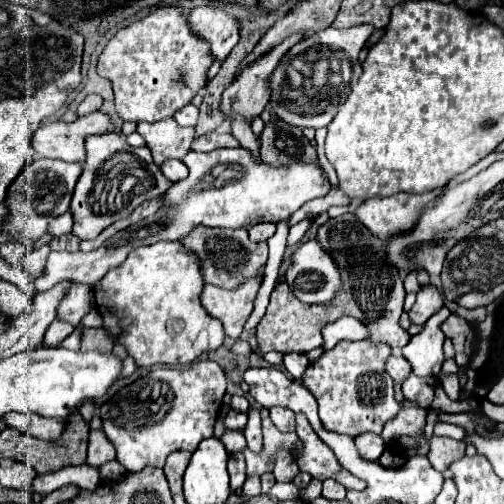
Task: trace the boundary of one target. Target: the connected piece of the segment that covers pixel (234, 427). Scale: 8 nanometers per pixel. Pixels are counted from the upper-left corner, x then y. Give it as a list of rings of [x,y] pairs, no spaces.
[[[231,409],[231,411],[225,415],[223,425],[225,425],[227,431],[239,431],[239,429],[243,429],[243,427],[247,425],[247,415],[245,415],[245,413],[237,413],[237,411]]]

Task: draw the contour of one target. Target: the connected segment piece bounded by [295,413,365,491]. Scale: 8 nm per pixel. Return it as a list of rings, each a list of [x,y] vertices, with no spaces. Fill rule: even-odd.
[[[303,413],[295,414],[295,423],[296,433],[303,441],[303,451],[297,457],[297,465],[301,471],[307,471],[317,479],[335,479],[345,489],[353,489],[353,491],[365,489],[363,479],[351,475],[347,469],[343,469],[341,463],[337,463],[333,449],[329,449],[329,445],[325,445],[317,437],[317,433],[313,431],[313,427],[309,425]]]

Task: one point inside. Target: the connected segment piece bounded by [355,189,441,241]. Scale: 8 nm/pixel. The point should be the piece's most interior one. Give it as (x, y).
(384, 216)

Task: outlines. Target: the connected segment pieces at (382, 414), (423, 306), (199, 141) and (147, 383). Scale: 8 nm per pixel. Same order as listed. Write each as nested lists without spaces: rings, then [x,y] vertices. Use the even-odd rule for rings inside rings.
[[[341,341],[333,349],[325,351],[317,363],[311,363],[303,375],[303,383],[319,403],[319,419],[325,429],[333,433],[345,433],[357,437],[361,433],[381,435],[387,421],[395,419],[401,405],[395,401],[393,379],[385,373],[385,361],[391,355],[389,345],[373,345],[371,341]]]
[[[427,285],[427,287],[421,287],[419,289],[417,301],[415,301],[413,309],[409,311],[409,317],[411,317],[411,321],[415,325],[423,325],[441,307],[443,307],[443,297],[441,297],[439,289],[435,285]]]
[[[209,131],[201,137],[195,137],[191,151],[213,151],[217,147],[237,147],[239,141],[225,131]]]
[[[195,361],[191,367],[159,367],[149,371],[145,377],[133,381],[115,393],[107,403],[101,405],[103,431],[117,451],[117,461],[127,467],[127,471],[141,471],[147,465],[163,467],[169,453],[177,449],[195,451],[197,445],[213,435],[213,425],[221,409],[225,395],[225,373],[215,361]]]

